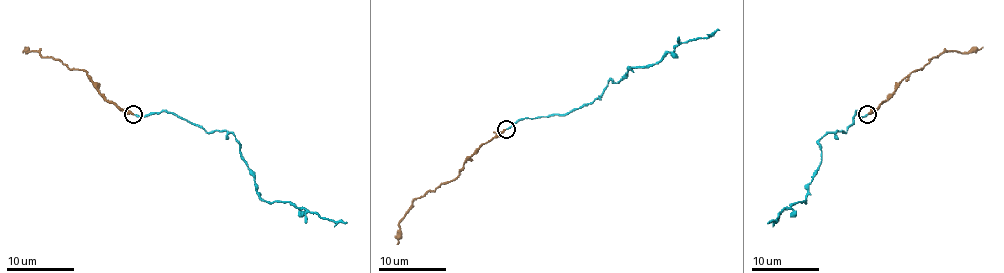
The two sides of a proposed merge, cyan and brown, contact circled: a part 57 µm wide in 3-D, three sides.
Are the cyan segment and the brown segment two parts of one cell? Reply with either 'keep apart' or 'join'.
keep apart

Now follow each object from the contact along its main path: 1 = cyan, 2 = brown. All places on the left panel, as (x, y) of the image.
1: (134, 114), (168, 111), (212, 133), (230, 131), (264, 200), (291, 202), (346, 223)
2: (133, 114), (126, 114), (111, 102), (82, 69), (71, 69), (40, 54), (27, 52), (24, 47)

